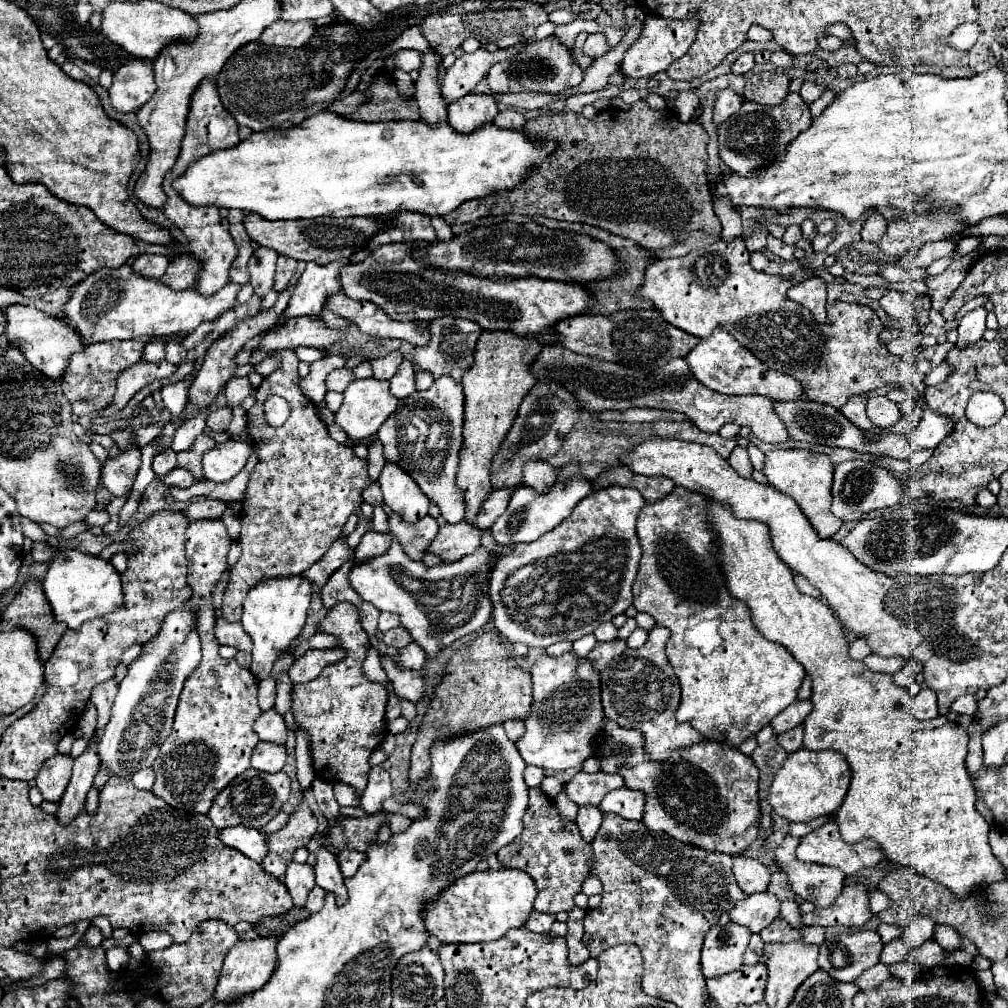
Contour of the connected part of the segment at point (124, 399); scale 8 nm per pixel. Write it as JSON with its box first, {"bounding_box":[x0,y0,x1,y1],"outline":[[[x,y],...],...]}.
{"bounding_box":[100,361,176,415],"outline":[[[140,361],[138,365],[122,371],[118,375],[118,389],[116,389],[114,401],[100,415],[112,415],[114,411],[122,411],[126,407],[126,403],[132,399],[132,395],[136,391],[140,391],[144,385],[150,385],[152,381],[160,381],[160,379],[172,377],[174,373],[176,373],[176,365],[172,365],[168,361],[162,361],[162,363]]]}

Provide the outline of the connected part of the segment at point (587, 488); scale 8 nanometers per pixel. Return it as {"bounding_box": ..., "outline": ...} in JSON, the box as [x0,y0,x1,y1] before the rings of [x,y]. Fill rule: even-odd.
{"bounding_box":[490,463,592,545],"outline":[[[574,463],[566,465],[562,469],[562,473],[558,475],[554,487],[548,491],[548,495],[538,495],[530,487],[516,489],[516,493],[510,497],[510,505],[508,505],[506,513],[502,513],[502,517],[498,517],[498,521],[490,527],[490,533],[492,533],[494,541],[498,545],[500,543],[504,543],[504,545],[530,543],[530,541],[536,541],[546,531],[554,529],[560,521],[564,521],[572,513],[574,505],[592,493],[592,483],[588,479],[576,477],[578,471],[580,471],[578,465],[574,465]]]}

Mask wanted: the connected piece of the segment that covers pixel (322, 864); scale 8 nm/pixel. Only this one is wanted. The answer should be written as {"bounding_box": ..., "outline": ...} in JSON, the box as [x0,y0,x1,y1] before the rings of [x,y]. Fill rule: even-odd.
{"bounding_box":[306,839,348,905],"outline":[[[312,839],[306,845],[306,849],[310,853],[316,853],[316,865],[314,865],[316,885],[322,887],[328,893],[334,893],[336,895],[336,905],[344,905],[348,893],[346,893],[344,877],[340,873],[340,867],[338,867],[338,861],[336,861],[334,853],[330,853],[326,847],[322,847],[322,843],[316,841],[316,839]]]}

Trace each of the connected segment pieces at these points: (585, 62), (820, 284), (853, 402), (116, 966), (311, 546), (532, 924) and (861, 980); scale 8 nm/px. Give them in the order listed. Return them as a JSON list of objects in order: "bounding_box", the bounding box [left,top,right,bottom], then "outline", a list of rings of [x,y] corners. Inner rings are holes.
[{"bounding_box":[574,34,593,71],"outline":[[[579,34],[574,45],[574,54],[578,64],[580,64],[580,67],[585,71],[591,65],[593,59],[588,57],[586,54],[583,54],[582,47],[584,42],[583,34]]]},{"bounding_box":[788,277,830,323],"outline":[[[810,277],[788,291],[790,301],[806,307],[816,321],[830,323],[826,317],[826,283],[820,277]]]},{"bounding_box":[840,395,874,431],"outline":[[[862,395],[850,397],[850,401],[840,407],[840,413],[846,415],[846,419],[862,431],[870,431],[874,427],[872,421],[866,415],[866,397],[862,397]]]},{"bounding_box":[106,945,129,972],"outline":[[[117,945],[106,950],[106,961],[109,969],[113,972],[118,972],[125,968],[129,961],[126,948]]]},{"bounding_box":[222,349,372,623],"outline":[[[286,349],[274,355],[282,359],[282,367],[262,379],[256,389],[256,403],[246,413],[246,429],[258,463],[250,473],[242,501],[242,555],[230,569],[230,583],[222,601],[222,617],[230,623],[240,621],[242,601],[258,581],[268,577],[294,577],[320,561],[336,541],[346,519],[360,509],[364,503],[362,491],[372,483],[366,461],[358,459],[350,447],[336,443],[328,435],[324,421],[318,417],[316,403],[302,393],[296,353]],[[270,393],[284,397],[292,407],[282,427],[256,421],[256,413],[264,413],[262,405]]]},{"bounding_box":[526,911,556,933],"outline":[[[532,911],[528,921],[526,921],[526,929],[530,929],[532,933],[548,933],[554,921],[556,921],[556,915],[546,915],[546,913]]]},{"bounding_box":[856,963,892,989],"outline":[[[876,963],[874,967],[866,969],[858,979],[856,983],[860,985],[860,989],[872,989],[872,987],[880,987],[884,981],[892,979],[890,975],[890,969],[884,965],[884,963]]]}]

